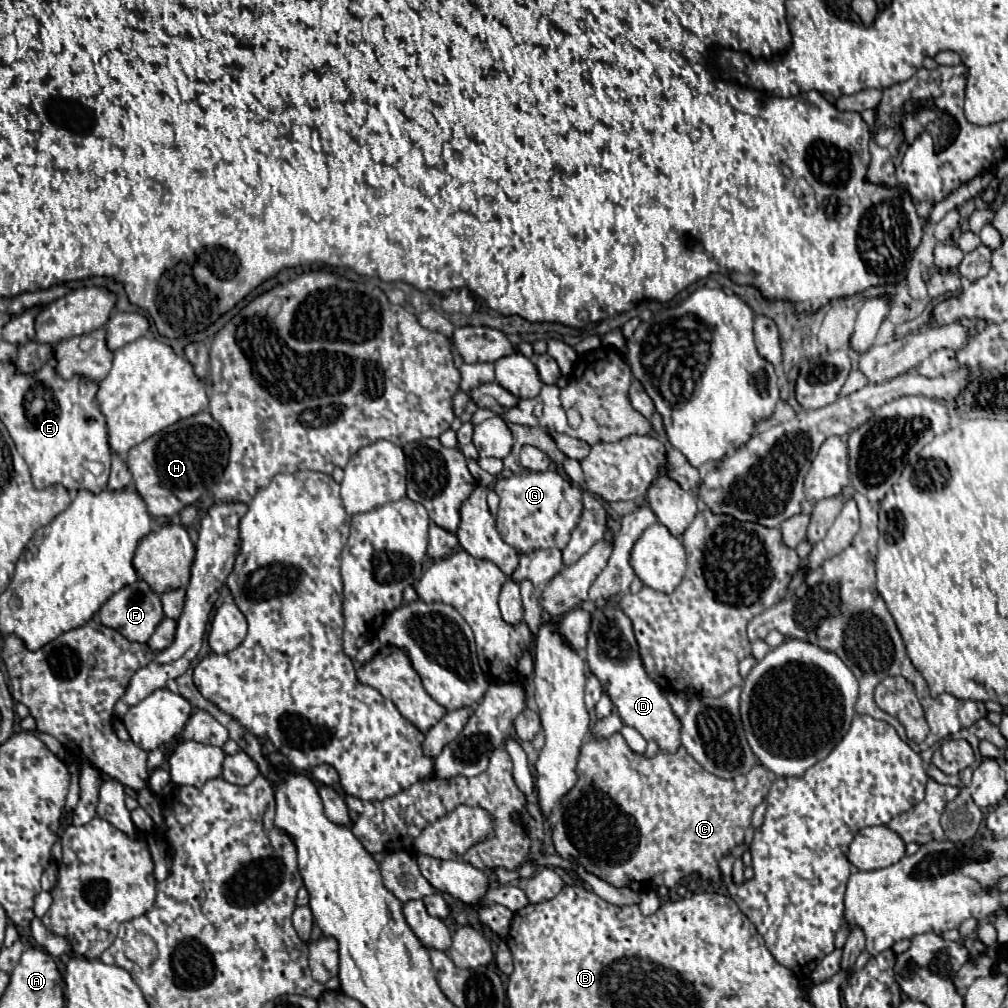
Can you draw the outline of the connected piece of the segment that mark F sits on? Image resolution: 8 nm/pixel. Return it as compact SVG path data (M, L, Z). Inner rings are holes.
M137 579L135 585L123 587L119 593L115 593L115 597L111 597L111 601L107 601L107 605L103 605L103 609L99 609L99 619L105 627L119 631L125 639L147 643L163 619L163 609L159 595L143 579Z

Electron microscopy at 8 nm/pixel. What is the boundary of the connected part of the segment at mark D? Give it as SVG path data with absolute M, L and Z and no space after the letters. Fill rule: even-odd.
M607 601L603 607L595 607L591 611L591 629L585 653L589 671L601 681L603 693L613 701L621 721L637 729L647 741L655 739L659 743L659 749L663 751L671 753L679 749L679 721L673 715L661 687L645 671L631 619L613 601Z

